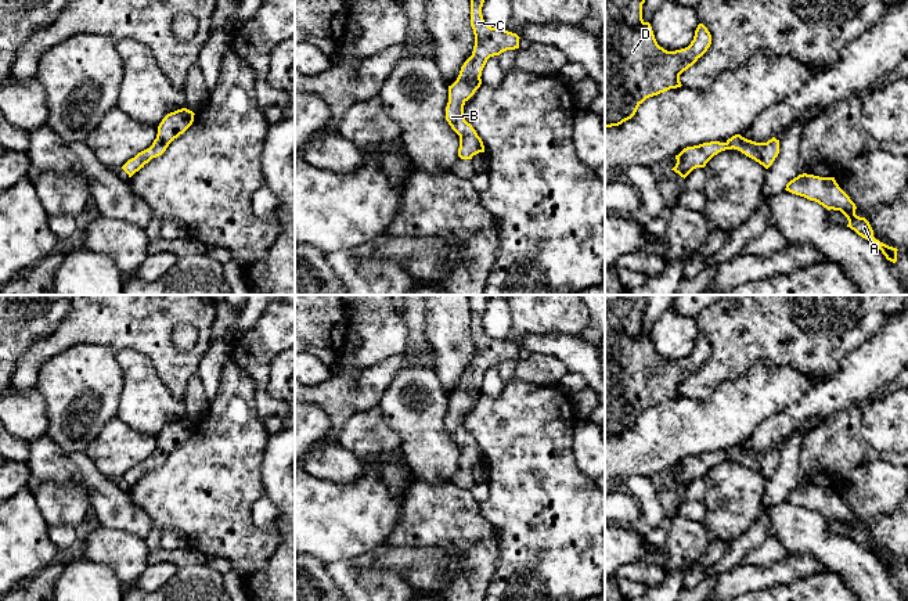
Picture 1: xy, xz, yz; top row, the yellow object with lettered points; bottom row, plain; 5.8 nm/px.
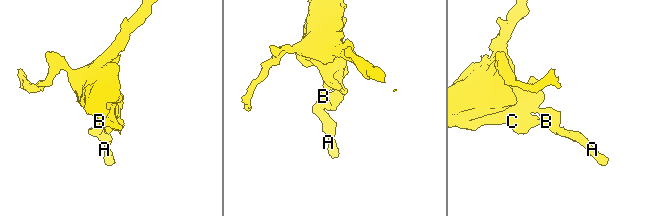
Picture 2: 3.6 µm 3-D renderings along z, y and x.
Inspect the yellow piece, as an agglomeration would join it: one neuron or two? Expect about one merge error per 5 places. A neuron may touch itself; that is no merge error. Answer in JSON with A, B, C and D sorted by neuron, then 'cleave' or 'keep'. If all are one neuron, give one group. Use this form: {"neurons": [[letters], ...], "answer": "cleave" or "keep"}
{"neurons": [["A", "B", "C", "D"]], "answer": "keep"}

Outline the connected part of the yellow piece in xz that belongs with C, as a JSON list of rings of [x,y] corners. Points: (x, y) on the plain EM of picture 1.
[[[471,295],[471,337],[475,345],[472,366],[461,377],[457,391],[448,396],[446,431],[460,446],[458,467],[472,469],[484,463],[482,449],[464,428],[464,415],[482,395],[482,381],[490,367],[507,360],[519,359],[519,346],[505,339],[489,337],[482,325],[482,317],[490,295]]]

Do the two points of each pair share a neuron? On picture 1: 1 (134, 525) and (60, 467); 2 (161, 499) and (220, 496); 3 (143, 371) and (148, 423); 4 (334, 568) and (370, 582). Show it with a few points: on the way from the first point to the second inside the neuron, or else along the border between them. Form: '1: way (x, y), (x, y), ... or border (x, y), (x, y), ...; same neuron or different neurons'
1: way (115, 506), (79, 468); same neuron
2: way (176, 497), (205, 497); same neuron
3: way (143, 384), (148, 410); same neuron
4: way (342, 571), (361, 582); same neuron

